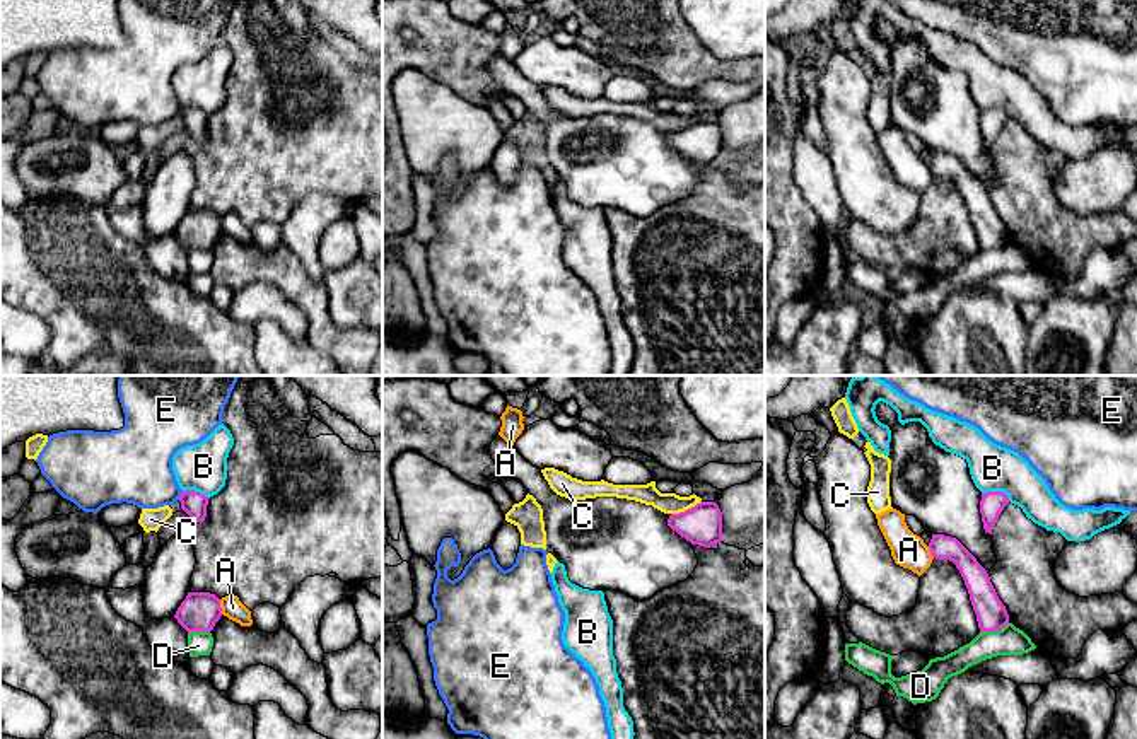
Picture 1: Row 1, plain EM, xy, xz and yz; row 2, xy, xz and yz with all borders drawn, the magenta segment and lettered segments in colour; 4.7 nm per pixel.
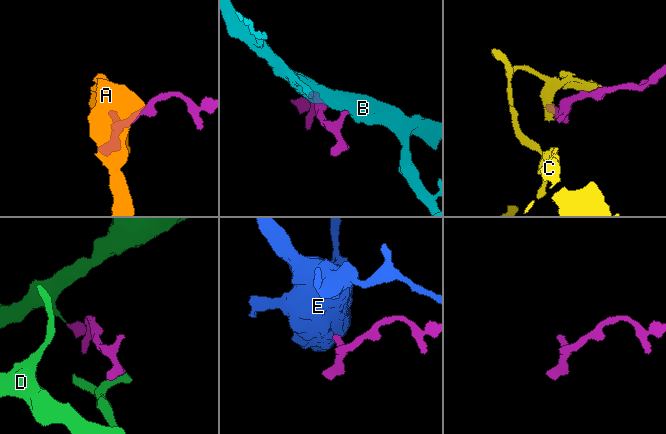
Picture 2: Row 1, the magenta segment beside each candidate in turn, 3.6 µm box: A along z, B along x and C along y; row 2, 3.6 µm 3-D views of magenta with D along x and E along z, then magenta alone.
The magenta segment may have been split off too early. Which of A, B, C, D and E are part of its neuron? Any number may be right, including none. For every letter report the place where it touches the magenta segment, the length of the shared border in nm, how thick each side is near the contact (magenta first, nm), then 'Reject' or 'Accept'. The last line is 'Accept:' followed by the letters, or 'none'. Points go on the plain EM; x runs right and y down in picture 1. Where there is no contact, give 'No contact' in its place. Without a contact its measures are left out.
A: Touches magenta at xy (219, 224). Shared border 70 nm. Thickness 180 nm (magenta) against 100 nm. Reject
B: Touches magenta at yz (997, 110). Shared border 140 nm. Thickness 110 nm (magenta) against 220 nm. Reject
C: Touches magenta at xz (685, 128). Shared border 160 nm. Thickness 190 nm (magenta) against 100 nm. Reject
D: Touches magenta at yz (994, 248). Shared border 150 nm. Thickness 140 nm (magenta) against 140 nm. Reject
E: Touches magenta at xy (181, 113). Shared border 50 nm. Thickness 110 nm (magenta) against 340 nm. Accept
Accept: E

